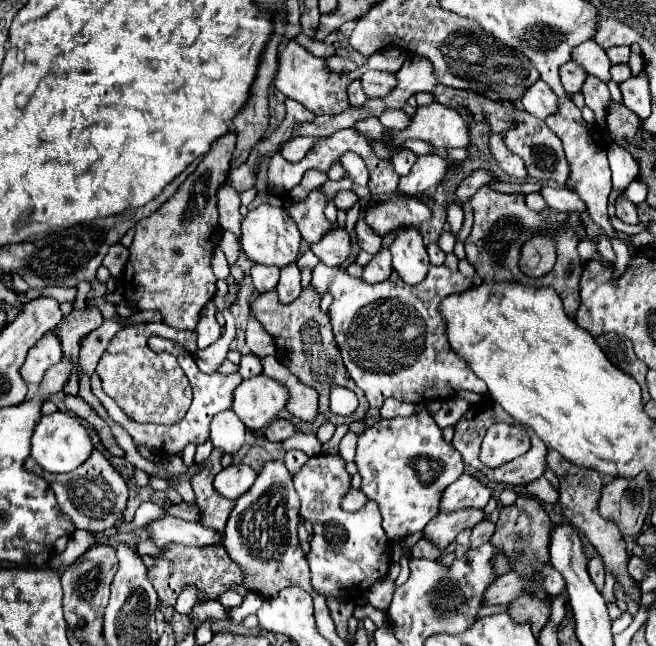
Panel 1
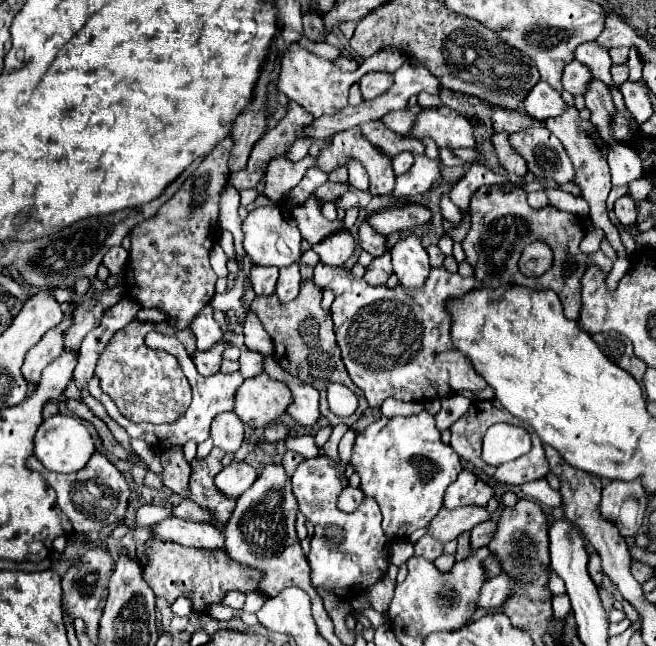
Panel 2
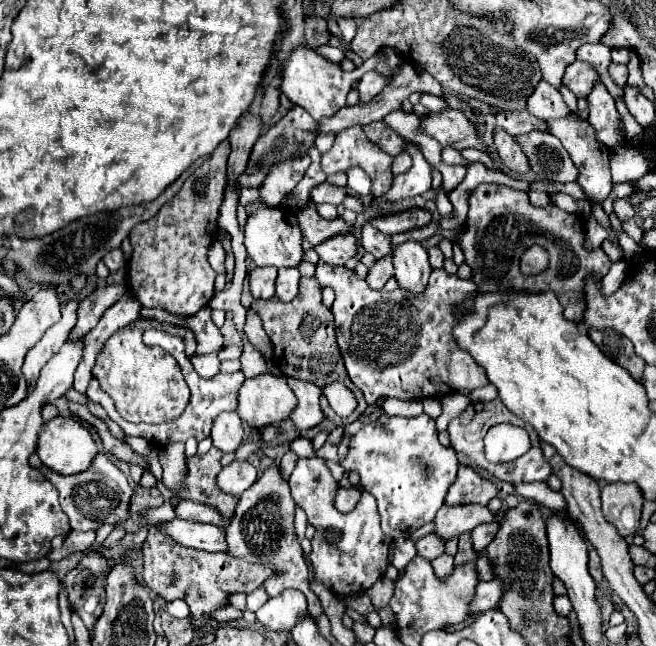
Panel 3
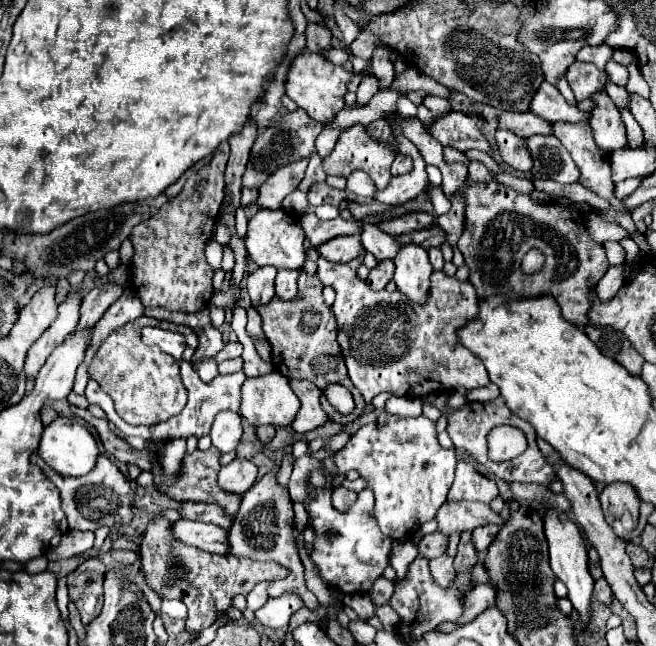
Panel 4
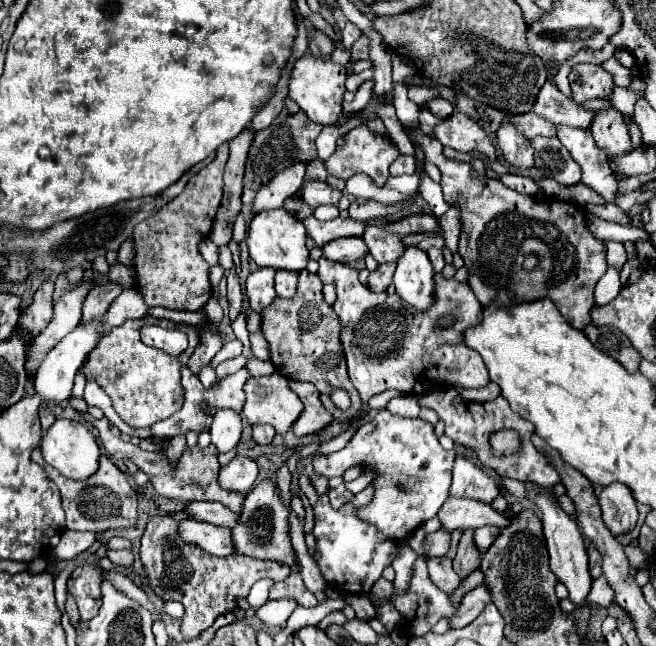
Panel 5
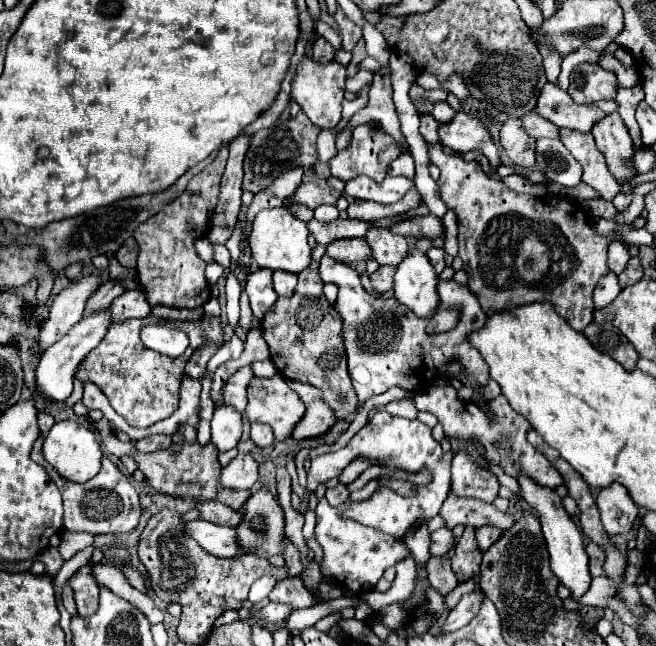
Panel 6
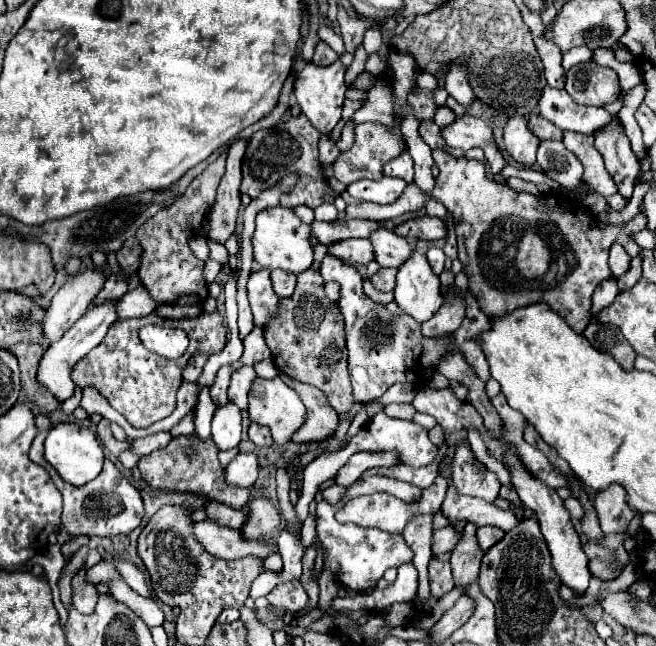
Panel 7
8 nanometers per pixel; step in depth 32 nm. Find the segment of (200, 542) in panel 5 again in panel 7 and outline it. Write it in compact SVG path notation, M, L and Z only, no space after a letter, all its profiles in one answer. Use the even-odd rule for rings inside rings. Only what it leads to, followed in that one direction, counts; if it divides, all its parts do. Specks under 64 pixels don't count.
M210 520L194 522L192 528L194 528L196 540L216 558L222 558L222 560L236 560L244 556L266 558L270 554L270 548L266 544L248 544L238 530L220 526L216 522L210 522Z

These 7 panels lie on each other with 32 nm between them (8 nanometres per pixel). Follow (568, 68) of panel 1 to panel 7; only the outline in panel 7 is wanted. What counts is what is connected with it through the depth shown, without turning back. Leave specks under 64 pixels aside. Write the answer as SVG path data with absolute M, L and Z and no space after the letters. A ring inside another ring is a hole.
M584 62L570 68L566 90L576 104L602 106L618 98L620 84L616 72L610 68L602 68L596 62Z

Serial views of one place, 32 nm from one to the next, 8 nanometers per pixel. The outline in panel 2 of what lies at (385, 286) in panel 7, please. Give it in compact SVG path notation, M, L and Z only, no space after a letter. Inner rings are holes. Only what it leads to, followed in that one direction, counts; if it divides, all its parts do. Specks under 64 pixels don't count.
M384 252L382 256L374 258L372 264L366 268L366 274L364 274L364 280L372 286L380 286L380 284L386 284L386 280L390 278L392 274L392 262L390 262L390 252Z

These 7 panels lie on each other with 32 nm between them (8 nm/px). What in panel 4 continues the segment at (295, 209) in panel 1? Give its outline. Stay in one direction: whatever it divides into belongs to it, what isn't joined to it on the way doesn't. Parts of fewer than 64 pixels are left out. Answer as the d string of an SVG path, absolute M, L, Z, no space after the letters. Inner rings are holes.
M306 212L300 216L300 226L306 234L306 238L312 242L312 246L320 246L336 236L346 236L346 234L358 234L360 226L356 221L347 221L338 216L332 220L320 220L314 216L314 212Z

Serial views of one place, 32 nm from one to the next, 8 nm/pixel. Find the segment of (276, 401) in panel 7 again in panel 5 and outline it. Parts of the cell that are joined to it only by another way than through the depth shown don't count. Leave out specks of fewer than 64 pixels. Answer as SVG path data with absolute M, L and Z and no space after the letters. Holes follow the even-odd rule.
M274 372L270 376L250 378L244 384L246 402L242 416L250 424L270 424L278 434L284 434L302 412L300 398L290 390L288 378Z

